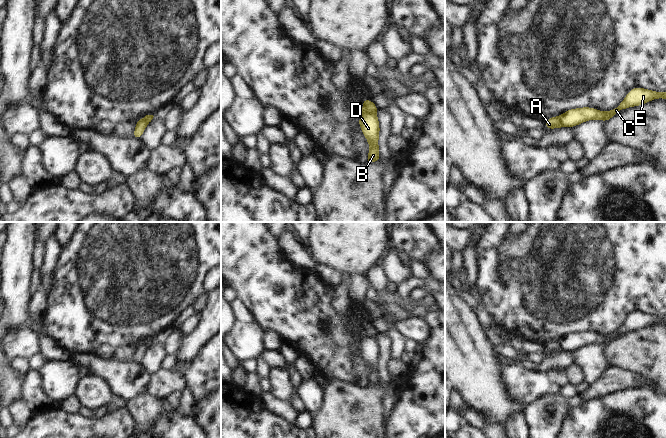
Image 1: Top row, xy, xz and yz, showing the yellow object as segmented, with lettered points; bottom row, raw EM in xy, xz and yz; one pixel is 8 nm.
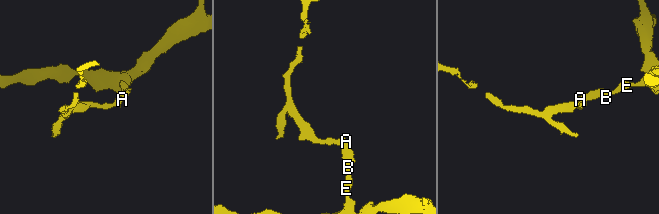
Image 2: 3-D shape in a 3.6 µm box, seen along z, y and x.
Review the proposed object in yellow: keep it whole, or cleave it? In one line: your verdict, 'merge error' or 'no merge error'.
merge error

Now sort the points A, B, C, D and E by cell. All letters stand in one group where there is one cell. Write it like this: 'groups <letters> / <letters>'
groups A / B C D E

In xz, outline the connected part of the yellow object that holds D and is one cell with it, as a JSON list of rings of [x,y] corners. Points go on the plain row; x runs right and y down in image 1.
[[[363,336],[359,342],[359,351],[362,353],[370,371],[365,385],[367,387],[375,387],[379,385],[381,380],[378,369],[380,350],[376,337]]]

